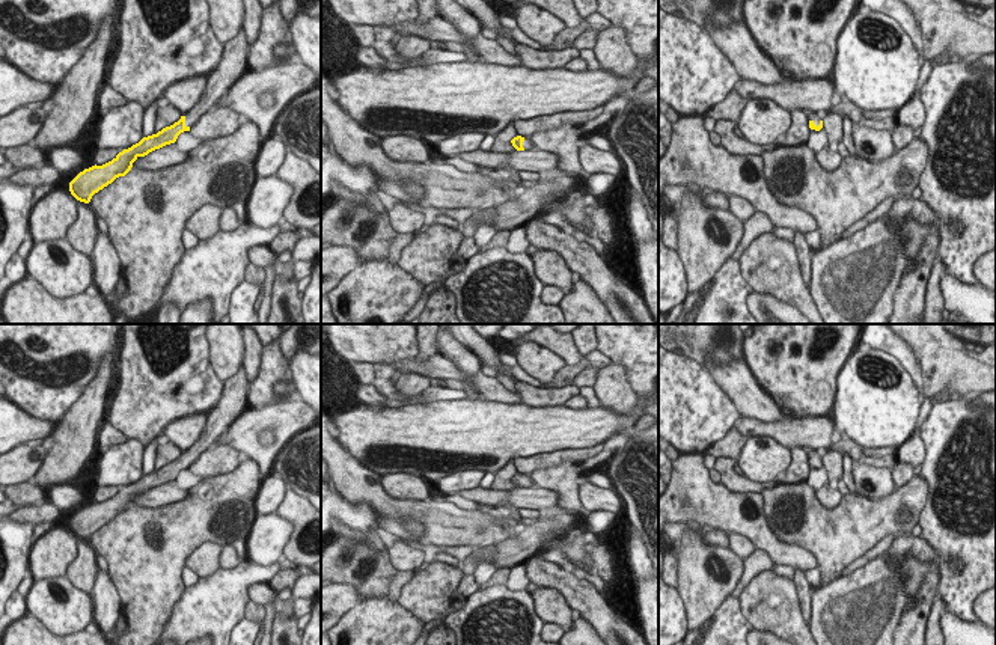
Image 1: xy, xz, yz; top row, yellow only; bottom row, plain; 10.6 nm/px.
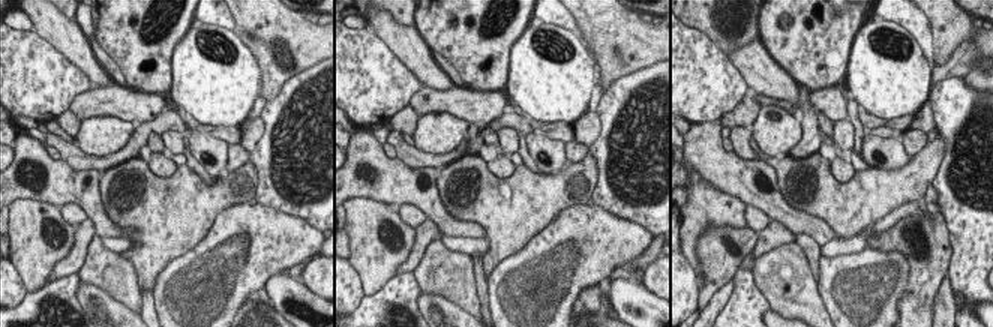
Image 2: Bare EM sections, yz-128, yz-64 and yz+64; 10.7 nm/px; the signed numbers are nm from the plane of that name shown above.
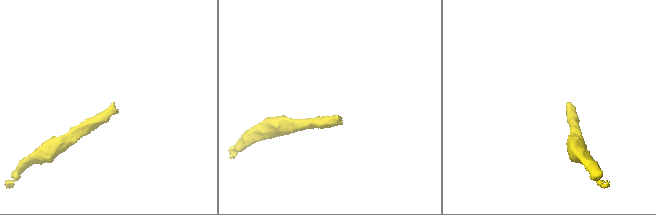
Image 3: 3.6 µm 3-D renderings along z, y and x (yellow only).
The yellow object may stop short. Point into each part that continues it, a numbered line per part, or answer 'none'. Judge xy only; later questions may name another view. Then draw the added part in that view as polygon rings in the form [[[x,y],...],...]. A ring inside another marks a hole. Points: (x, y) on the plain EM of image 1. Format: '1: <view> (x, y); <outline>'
1: xy (232, 403); [[[244,366],[223,383],[215,407],[206,414],[208,422],[200,439],[185,452],[185,464],[194,464],[247,408],[247,377]]]

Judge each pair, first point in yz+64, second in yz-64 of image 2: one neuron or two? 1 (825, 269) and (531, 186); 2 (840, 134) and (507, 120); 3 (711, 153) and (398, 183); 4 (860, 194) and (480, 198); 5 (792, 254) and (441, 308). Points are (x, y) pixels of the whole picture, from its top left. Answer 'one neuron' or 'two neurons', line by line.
1: two neurons
2: two neurons
3: one neuron
4: one neuron
5: two neurons

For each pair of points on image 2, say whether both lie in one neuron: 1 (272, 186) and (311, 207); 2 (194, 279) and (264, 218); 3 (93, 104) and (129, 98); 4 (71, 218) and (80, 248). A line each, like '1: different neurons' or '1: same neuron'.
1: same neuron
2: same neuron
3: same neuron
4: different neurons

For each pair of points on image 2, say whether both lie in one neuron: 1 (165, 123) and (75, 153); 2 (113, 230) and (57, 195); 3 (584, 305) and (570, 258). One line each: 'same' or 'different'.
1: same
2: same
3: different

